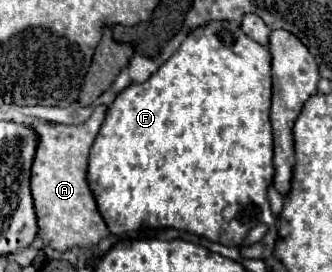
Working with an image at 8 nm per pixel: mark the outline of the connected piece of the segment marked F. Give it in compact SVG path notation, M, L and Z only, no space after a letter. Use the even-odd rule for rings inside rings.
M210 21L208 25L200 25L194 31L186 35L182 45L176 49L176 53L156 71L150 75L148 81L144 83L132 83L128 85L112 103L102 129L96 137L96 143L90 149L90 159L88 159L88 185L90 191L96 199L98 211L104 217L108 229L112 235L124 235L128 231L136 231L142 227L172 227L173 229L190 231L196 235L204 235L206 239L222 245L240 245L242 239L246 237L248 231L260 223L268 225L268 229L276 231L276 219L270 211L268 203L268 187L272 185L274 177L274 165L272 165L272 126L270 123L270 106L272 97L271 79L271 55L266 47L260 43L252 41L242 33L238 25L230 25L228 21ZM230 205L238 205L238 213L226 221L222 211Z

